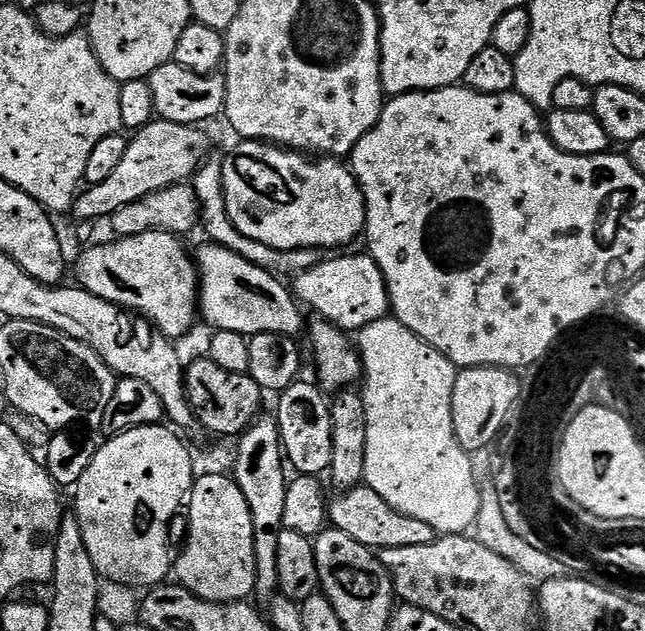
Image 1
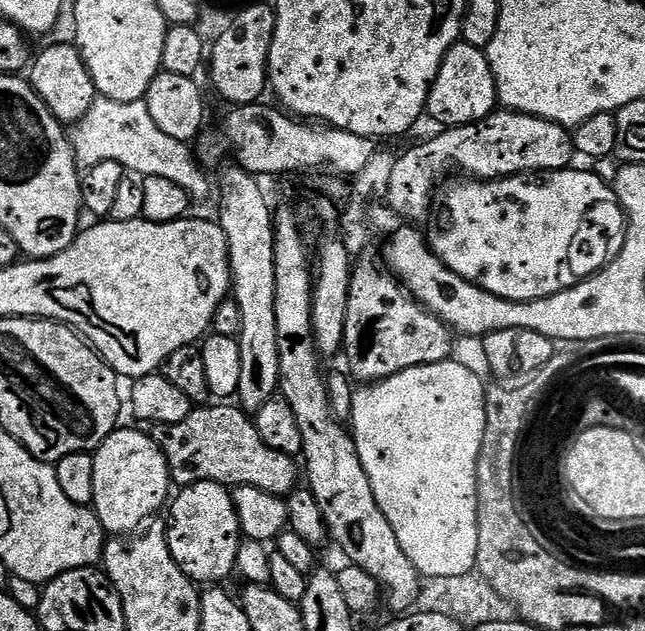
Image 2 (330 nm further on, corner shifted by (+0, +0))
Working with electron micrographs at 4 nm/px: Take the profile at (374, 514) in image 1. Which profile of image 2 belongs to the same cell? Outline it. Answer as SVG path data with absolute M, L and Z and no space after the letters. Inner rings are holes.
M212 402L207 406L193 407L192 413L186 418L182 418L182 422L177 424L158 424L151 429L150 435L156 441L156 445L162 450L162 454L168 463L168 474L171 483L176 486L187 486L189 484L197 484L198 482L214 482L215 484L222 484L229 489L237 488L238 486L258 486L258 490L266 490L266 494L274 494L275 496L287 497L289 492L295 492L298 487L296 481L296 468L298 472L298 464L293 457L282 454L278 450L270 450L270 446L266 446L266 442L262 442L262 438L258 434L253 417L249 415L245 409L239 406L233 406L228 402Z

